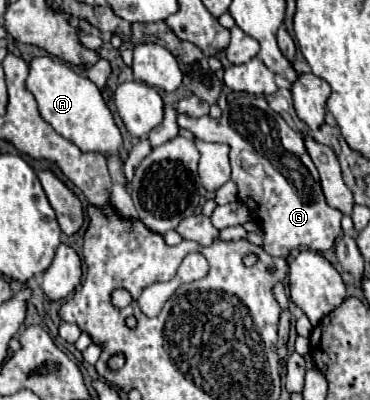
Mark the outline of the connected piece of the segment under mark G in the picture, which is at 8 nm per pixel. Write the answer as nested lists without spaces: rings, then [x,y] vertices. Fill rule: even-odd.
[[[239,95],[235,99],[225,103],[221,119],[211,119],[209,115],[199,119],[179,117],[179,127],[209,143],[231,143],[237,131],[237,153],[229,153],[231,177],[239,187],[239,199],[251,207],[259,219],[255,223],[265,231],[263,247],[269,255],[287,257],[289,251],[299,245],[313,251],[331,249],[341,235],[343,213],[325,203],[319,173],[305,151],[303,137],[267,105],[265,97]]]

